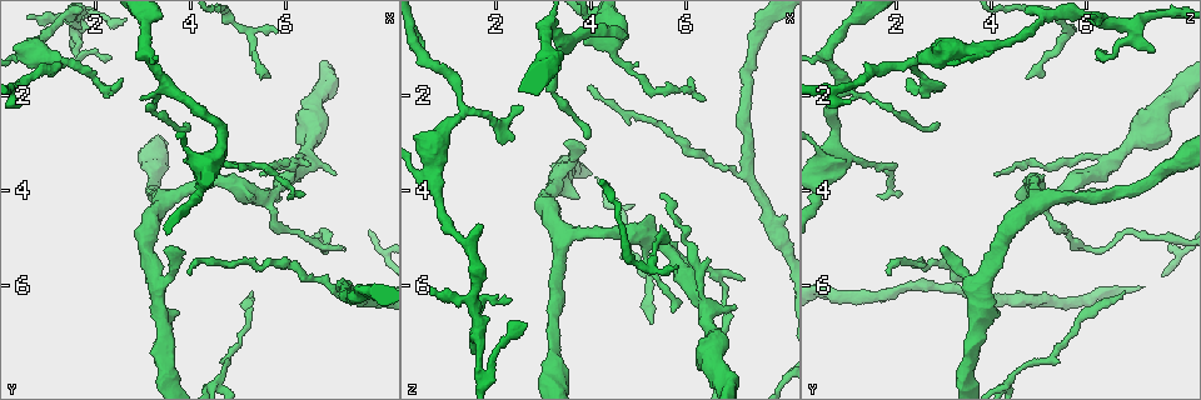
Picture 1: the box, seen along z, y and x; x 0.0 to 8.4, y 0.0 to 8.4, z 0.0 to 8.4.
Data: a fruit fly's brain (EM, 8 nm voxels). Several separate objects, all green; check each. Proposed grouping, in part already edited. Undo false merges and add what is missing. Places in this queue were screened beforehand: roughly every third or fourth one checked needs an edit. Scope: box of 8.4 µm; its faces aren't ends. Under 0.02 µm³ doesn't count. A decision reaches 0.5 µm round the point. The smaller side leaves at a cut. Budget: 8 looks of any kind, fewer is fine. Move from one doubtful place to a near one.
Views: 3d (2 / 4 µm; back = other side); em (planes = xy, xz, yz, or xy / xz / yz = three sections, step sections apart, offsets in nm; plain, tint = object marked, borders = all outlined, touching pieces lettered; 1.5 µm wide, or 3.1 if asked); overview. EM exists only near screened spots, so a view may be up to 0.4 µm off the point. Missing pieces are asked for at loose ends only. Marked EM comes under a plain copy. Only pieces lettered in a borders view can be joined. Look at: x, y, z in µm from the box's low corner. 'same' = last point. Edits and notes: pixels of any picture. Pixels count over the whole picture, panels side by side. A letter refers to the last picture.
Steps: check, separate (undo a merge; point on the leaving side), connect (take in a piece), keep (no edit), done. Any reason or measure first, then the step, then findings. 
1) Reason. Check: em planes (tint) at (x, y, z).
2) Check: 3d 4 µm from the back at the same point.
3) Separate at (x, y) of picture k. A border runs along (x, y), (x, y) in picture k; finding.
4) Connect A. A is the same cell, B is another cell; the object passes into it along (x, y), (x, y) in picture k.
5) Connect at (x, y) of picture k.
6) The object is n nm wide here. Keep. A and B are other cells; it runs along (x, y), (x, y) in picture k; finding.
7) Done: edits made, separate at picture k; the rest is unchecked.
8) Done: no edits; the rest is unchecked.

Free end. Check: em planes (borders) at (2.35, 1.20, 6.35).

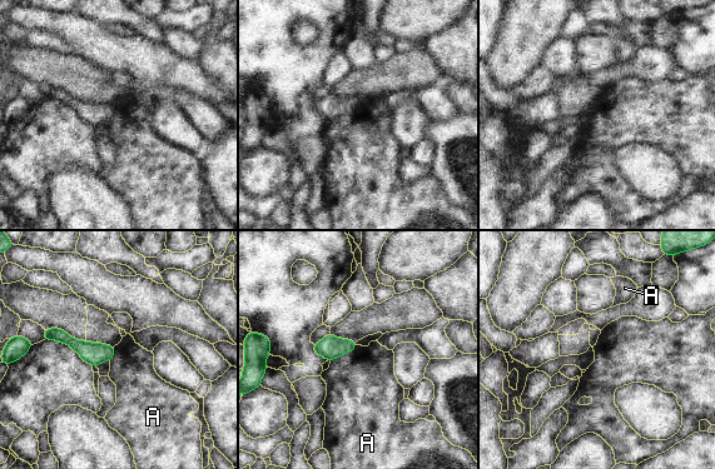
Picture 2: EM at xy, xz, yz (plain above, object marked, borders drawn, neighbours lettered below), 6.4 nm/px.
The object is 130 nm wide here. Keep. A is another cell; it runs along (46, 332), (88, 352), (112, 352) in picture 2; none of them fits.

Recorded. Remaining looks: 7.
An open end. Check: 3d 2 µm from the back at (6.40, 4.10, 2.15).

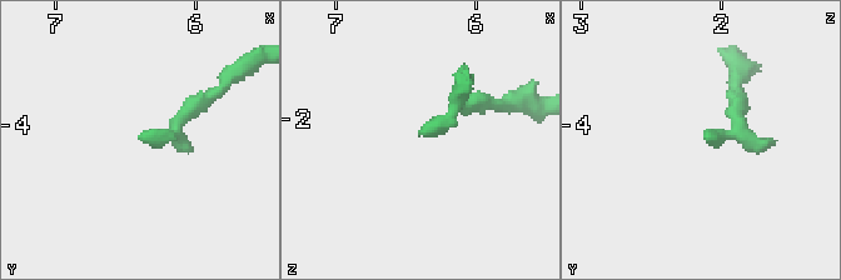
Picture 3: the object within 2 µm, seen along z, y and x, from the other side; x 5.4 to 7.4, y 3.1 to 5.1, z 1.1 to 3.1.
Now the EM. Check: em yz step 4 (borders) at (6.42, 4.10, 2.08).

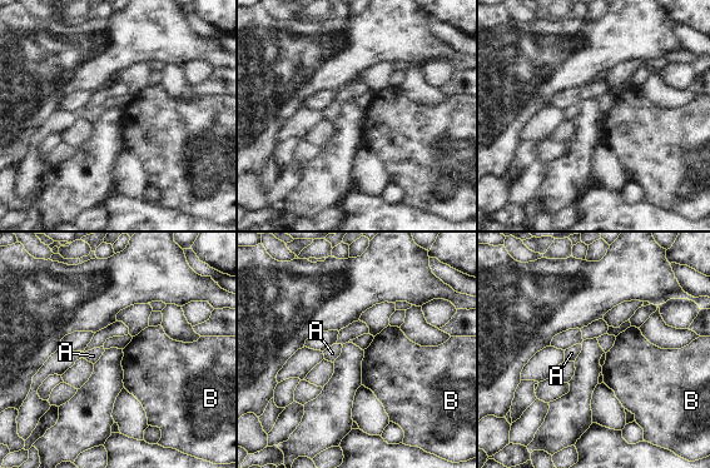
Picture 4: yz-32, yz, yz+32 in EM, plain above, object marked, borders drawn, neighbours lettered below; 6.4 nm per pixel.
Another direction. Check: em xz step 4 (borders) at the same point.

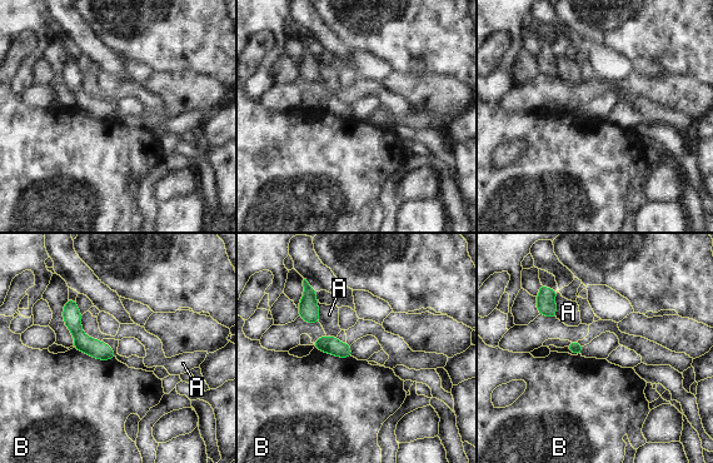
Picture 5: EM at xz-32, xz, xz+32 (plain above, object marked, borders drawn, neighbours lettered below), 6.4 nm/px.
Keep. A and B are other cells; it runs along (70, 302), (76, 332), (111, 356) in picture 5; none of them fits.

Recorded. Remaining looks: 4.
Long arm stops here. Check: em yz step 8 (tint) at (4.05, 5.80, 1.85).

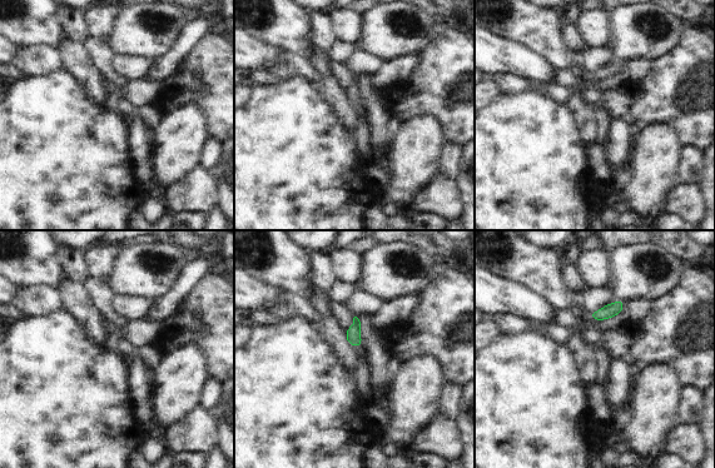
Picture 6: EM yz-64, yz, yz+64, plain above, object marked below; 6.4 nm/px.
Check: em planes (borders) at the same point.

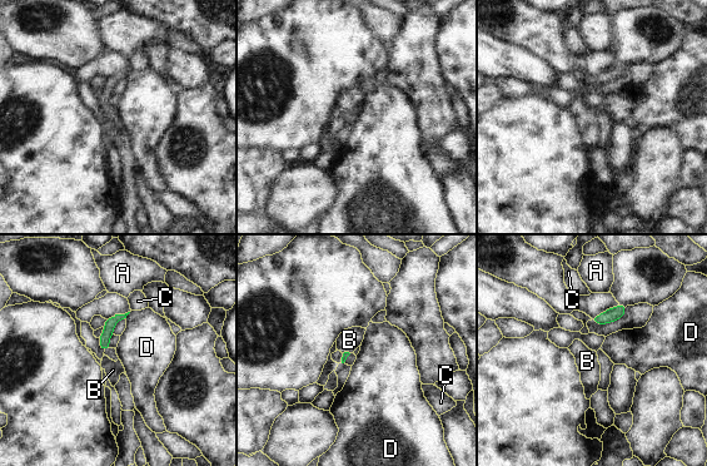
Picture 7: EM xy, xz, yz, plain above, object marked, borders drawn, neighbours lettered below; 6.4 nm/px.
Keep. A, B, C and D are other cells; none of them fits.

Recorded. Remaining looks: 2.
Done: no edits; the rest is unchecked.

